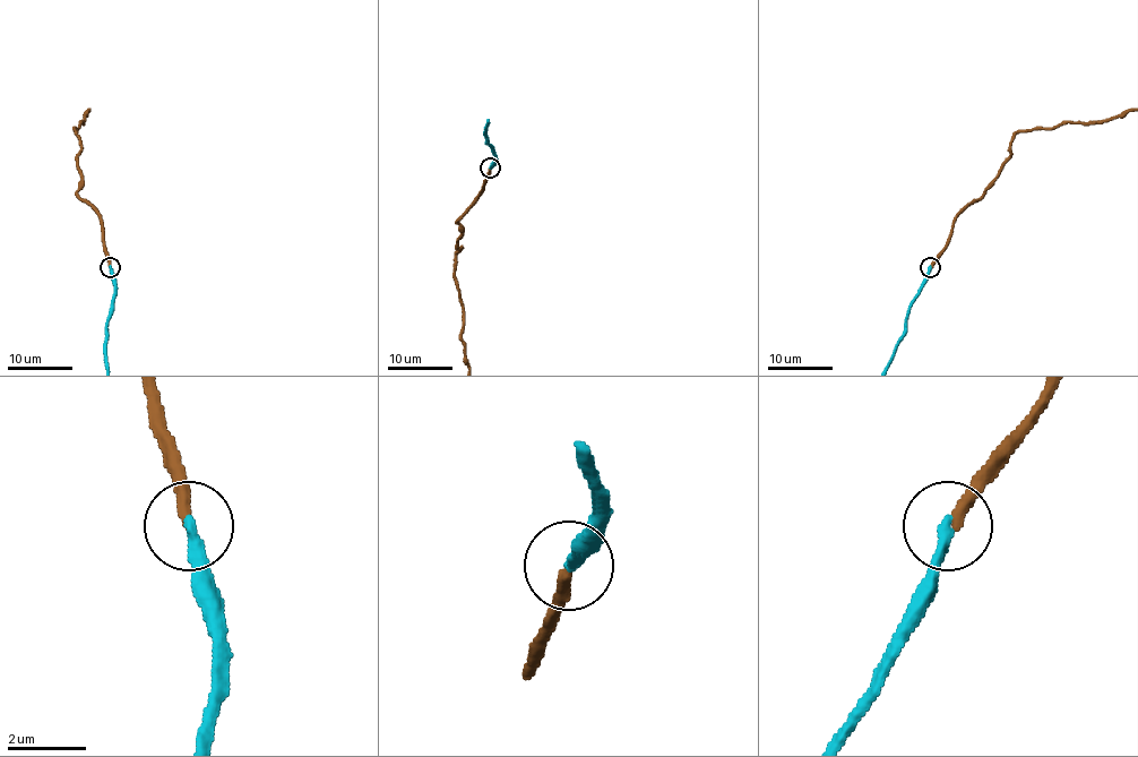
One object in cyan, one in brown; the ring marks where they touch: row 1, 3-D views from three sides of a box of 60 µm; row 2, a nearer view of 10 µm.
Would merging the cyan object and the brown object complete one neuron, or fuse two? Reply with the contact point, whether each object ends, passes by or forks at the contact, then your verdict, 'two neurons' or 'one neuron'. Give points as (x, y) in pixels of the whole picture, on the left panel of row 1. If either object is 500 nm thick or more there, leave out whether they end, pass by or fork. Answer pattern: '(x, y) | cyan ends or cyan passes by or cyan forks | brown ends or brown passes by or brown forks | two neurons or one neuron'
(110, 267) | cyan ends | brown ends | one neuron

